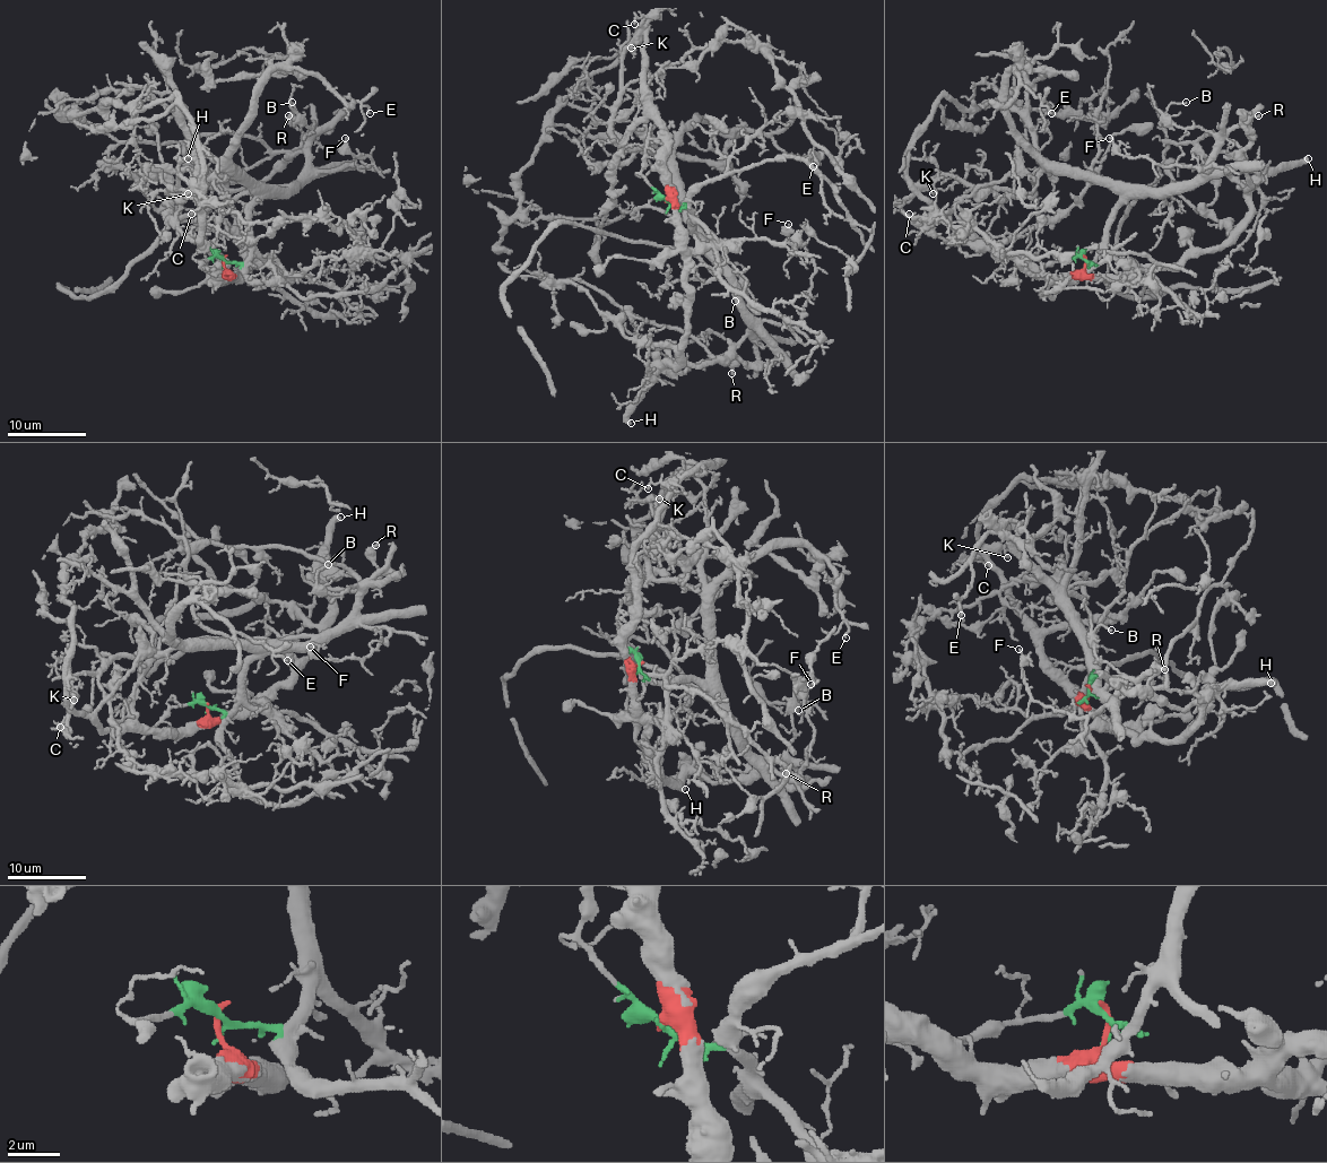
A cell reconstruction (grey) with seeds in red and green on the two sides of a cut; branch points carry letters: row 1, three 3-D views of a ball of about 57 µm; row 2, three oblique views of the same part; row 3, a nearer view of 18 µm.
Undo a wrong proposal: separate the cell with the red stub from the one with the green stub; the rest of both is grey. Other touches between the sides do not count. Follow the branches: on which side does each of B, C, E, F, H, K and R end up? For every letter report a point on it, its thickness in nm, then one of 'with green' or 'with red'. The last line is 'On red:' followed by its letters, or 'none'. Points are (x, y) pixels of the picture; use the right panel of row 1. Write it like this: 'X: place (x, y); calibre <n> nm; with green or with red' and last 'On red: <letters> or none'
B: place (1186, 102); calibre 110 nm; with green
C: place (909, 214); calibre 80 nm; with green
E: place (1051, 113); calibre 140 nm; with green
F: place (1109, 138); calibre 140 nm; with green
H: place (1308, 158); calibre 500 nm; with red
K: place (933, 193); calibre 170 nm; with green
R: place (1258, 115); calibre 240 nm; with red
On red: H, R

